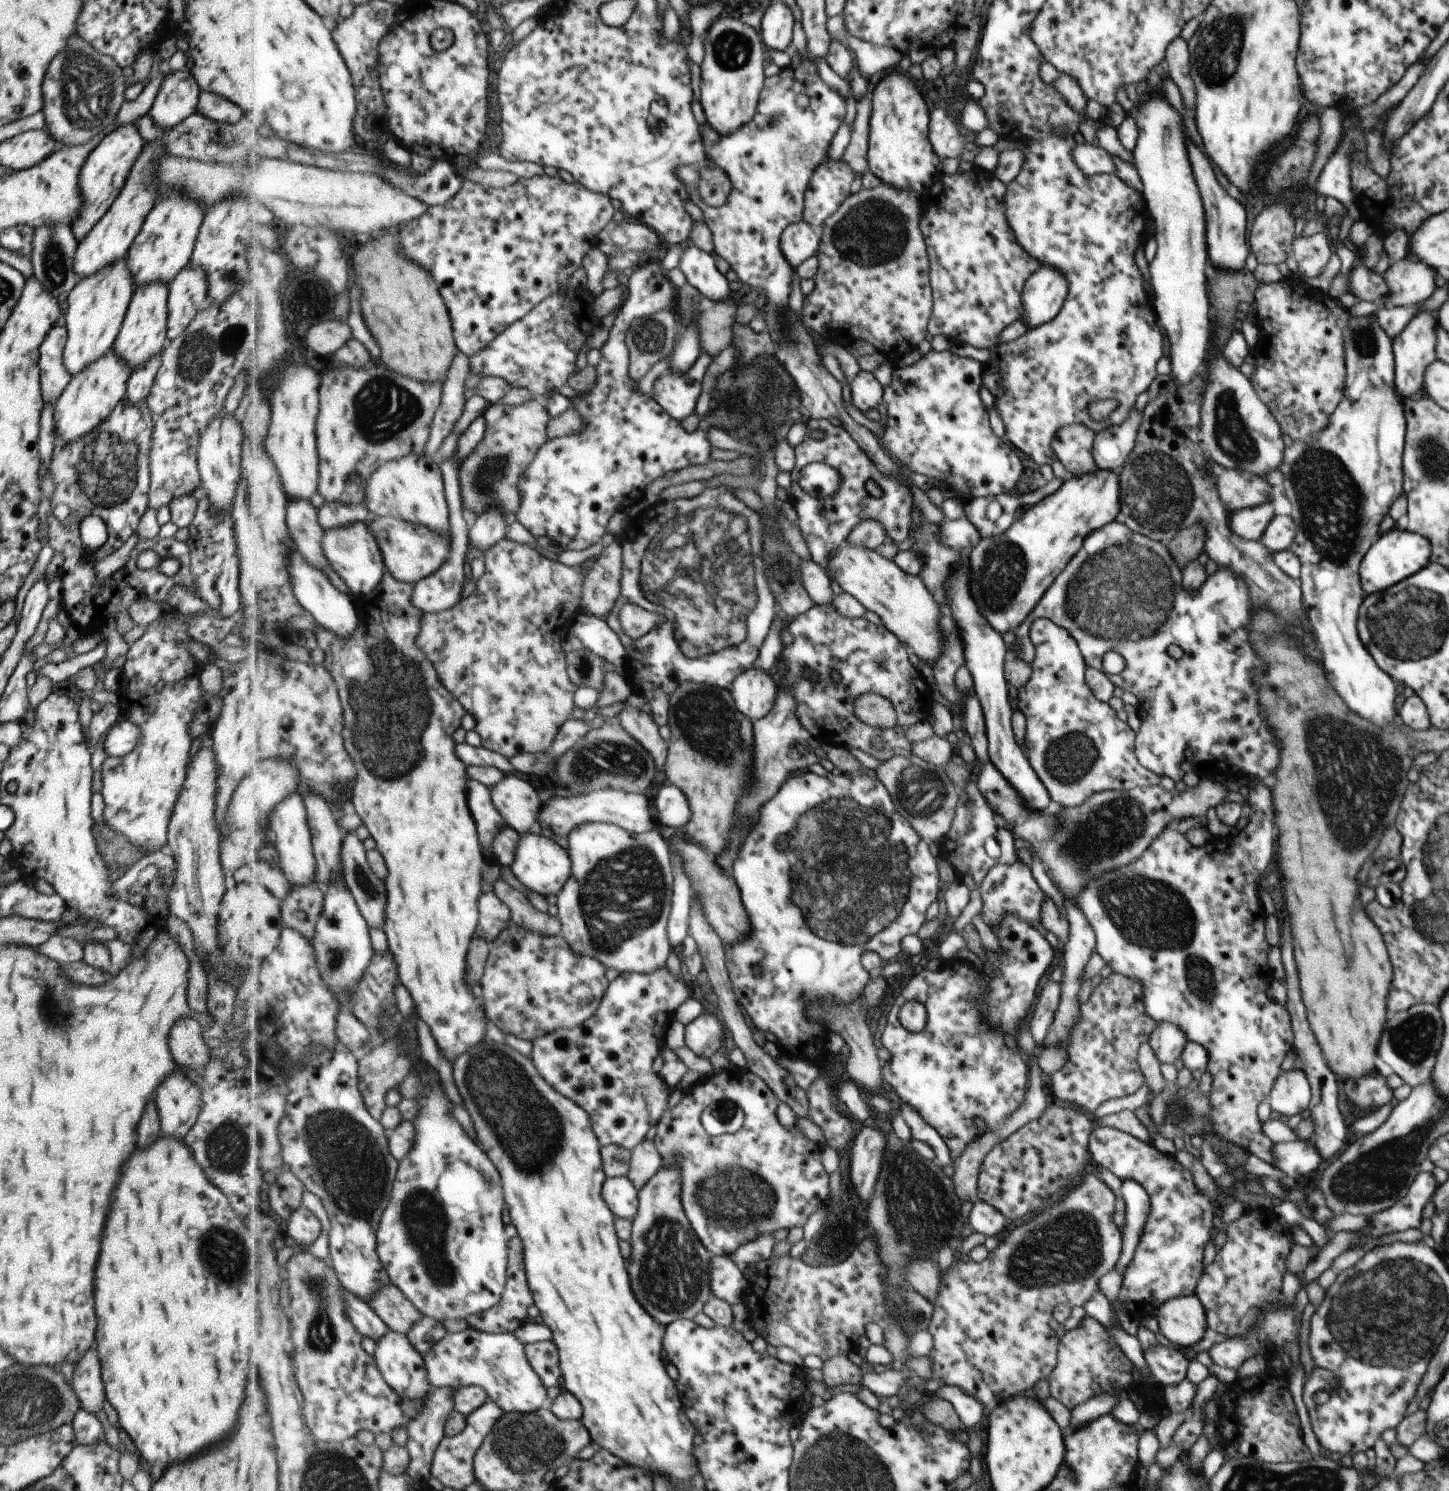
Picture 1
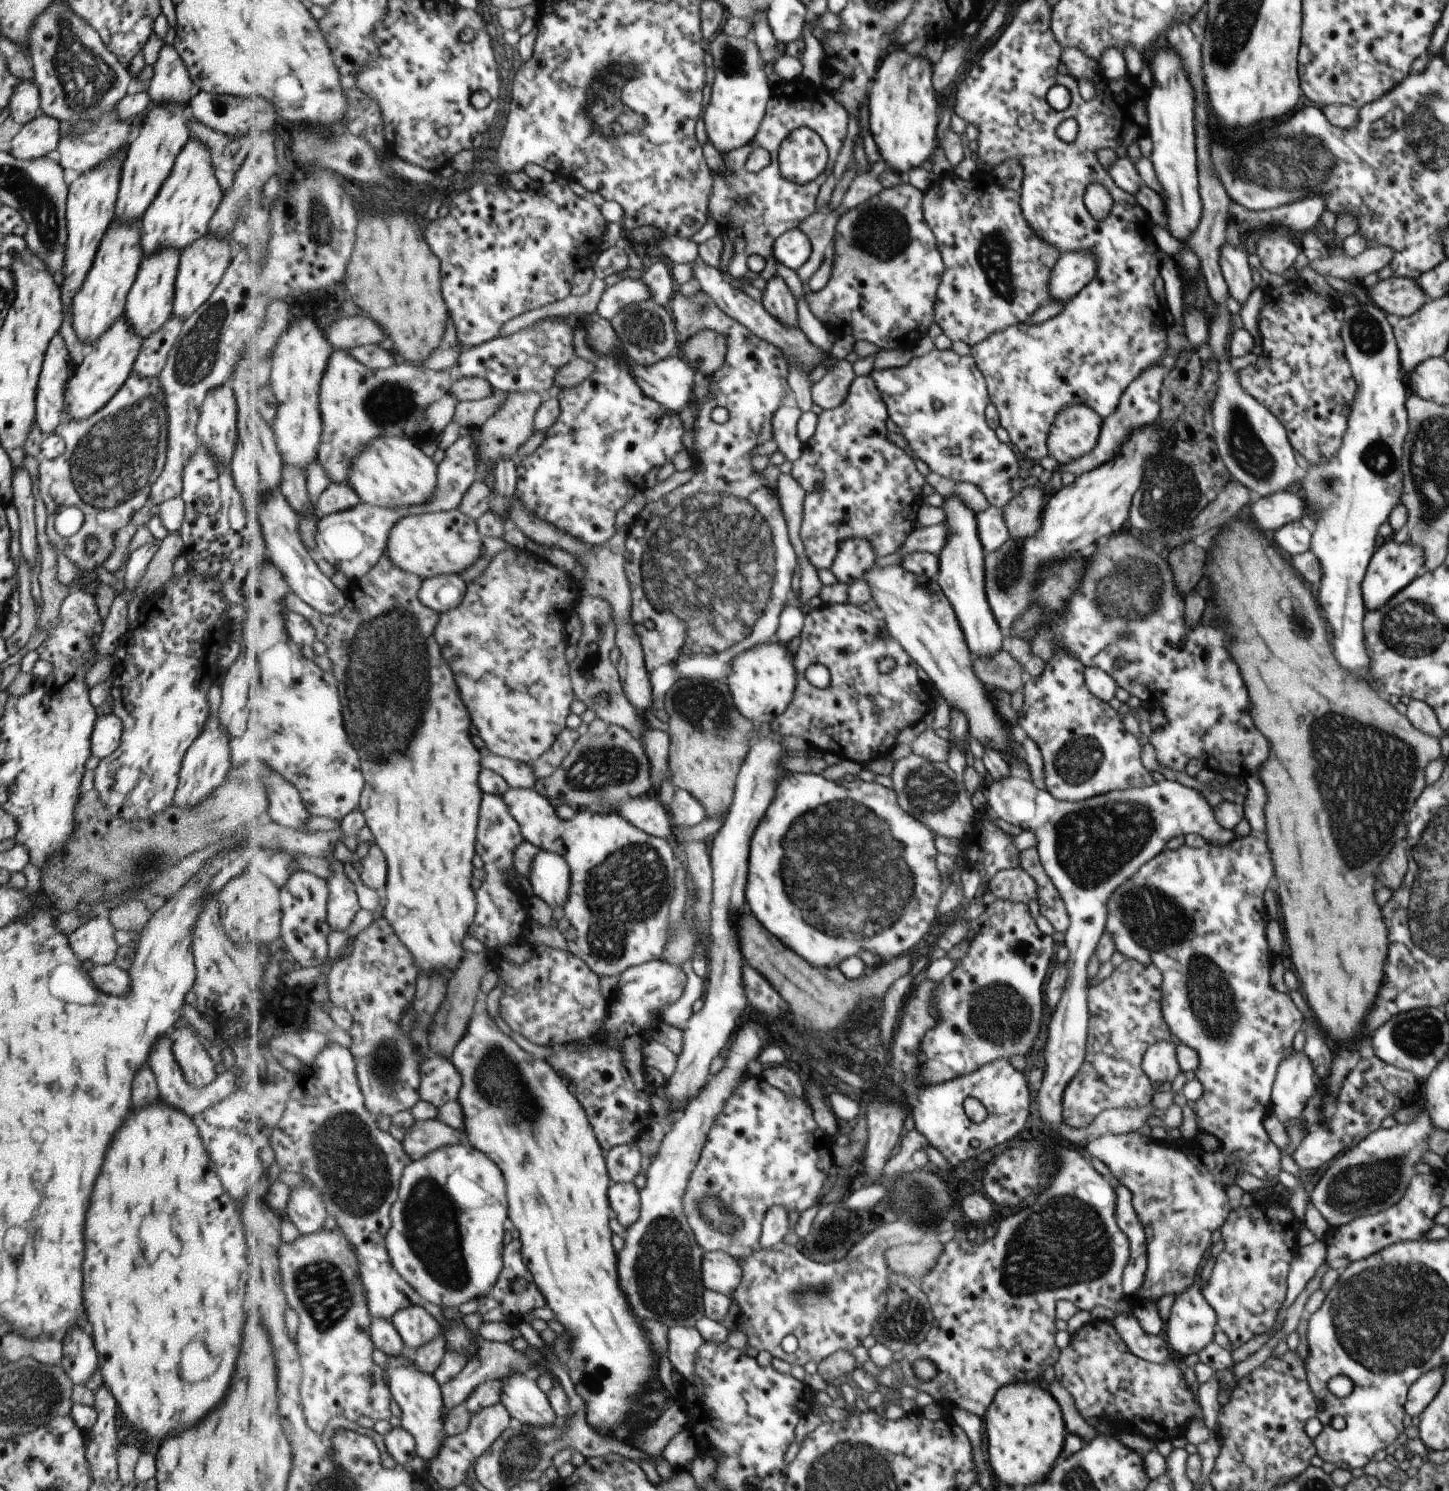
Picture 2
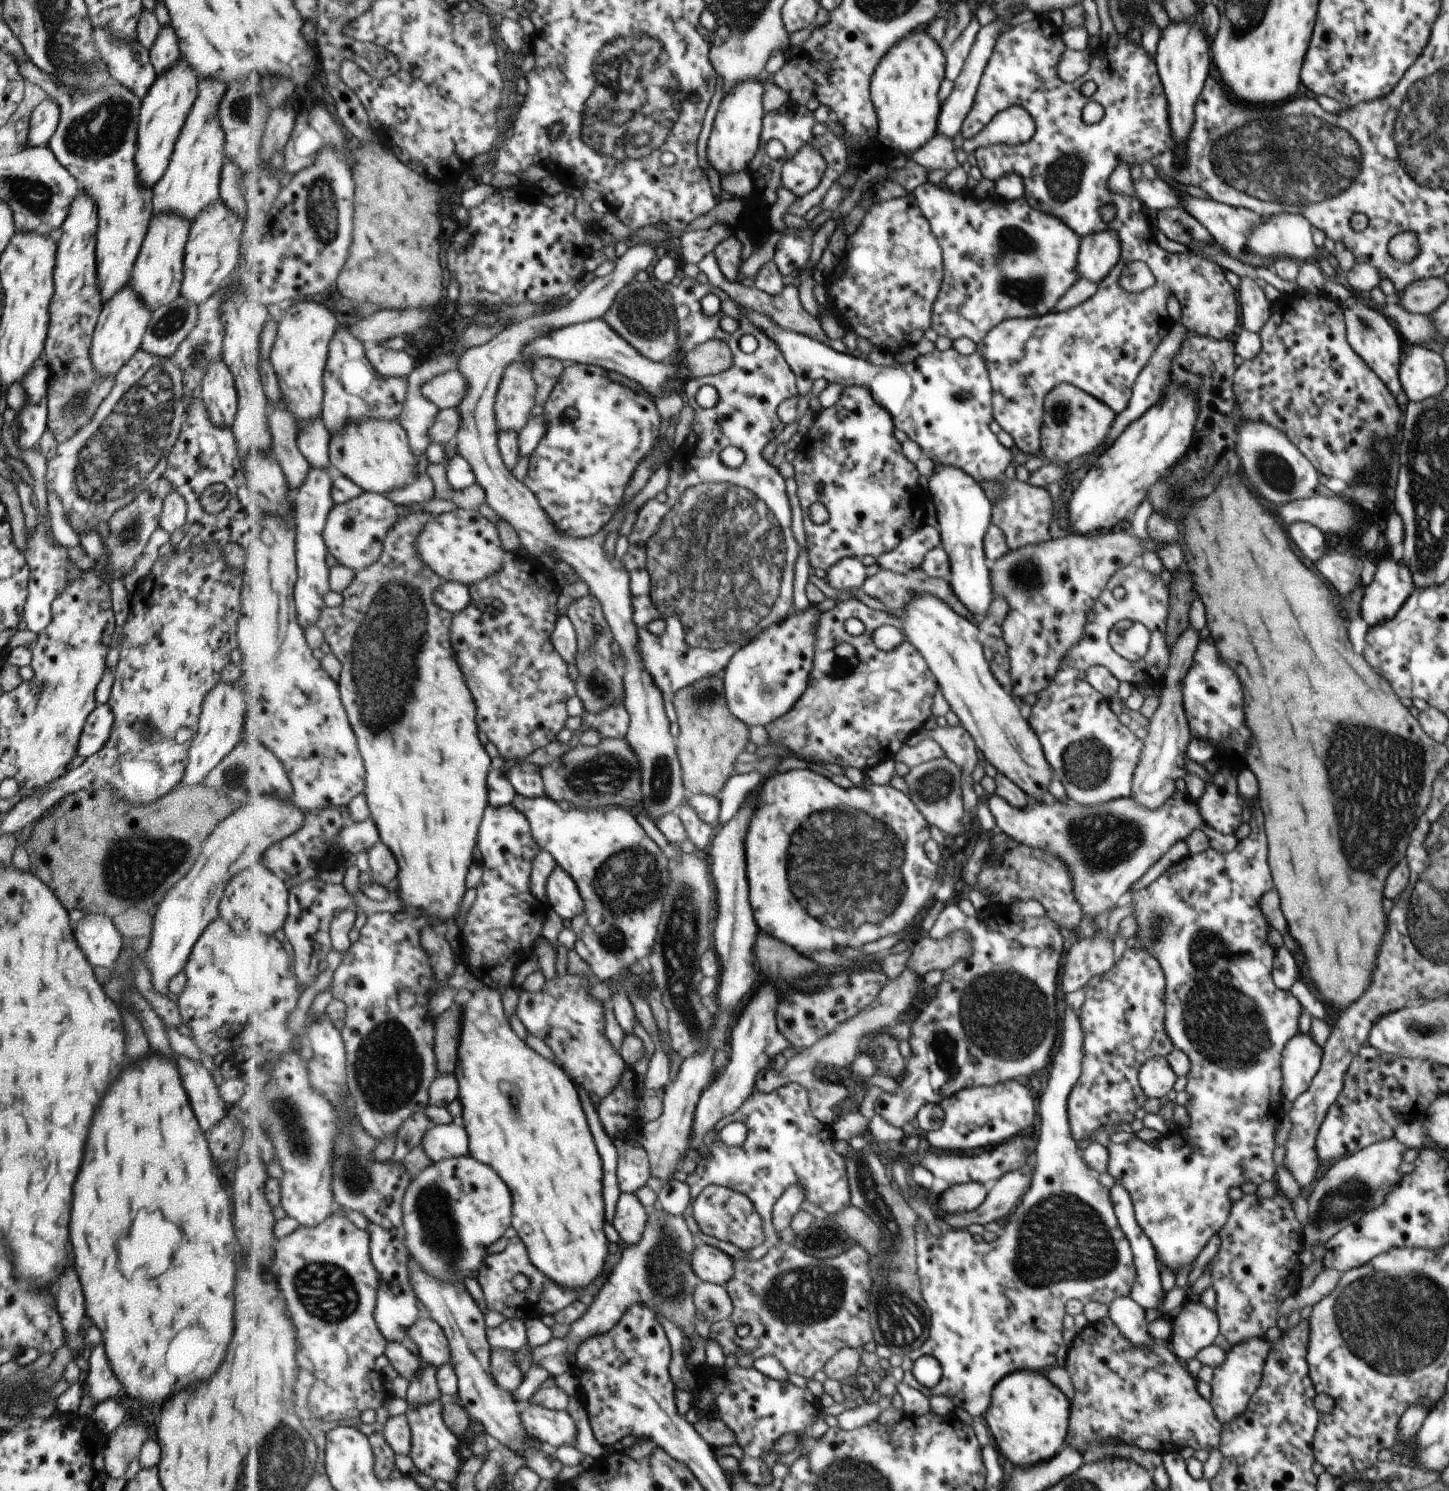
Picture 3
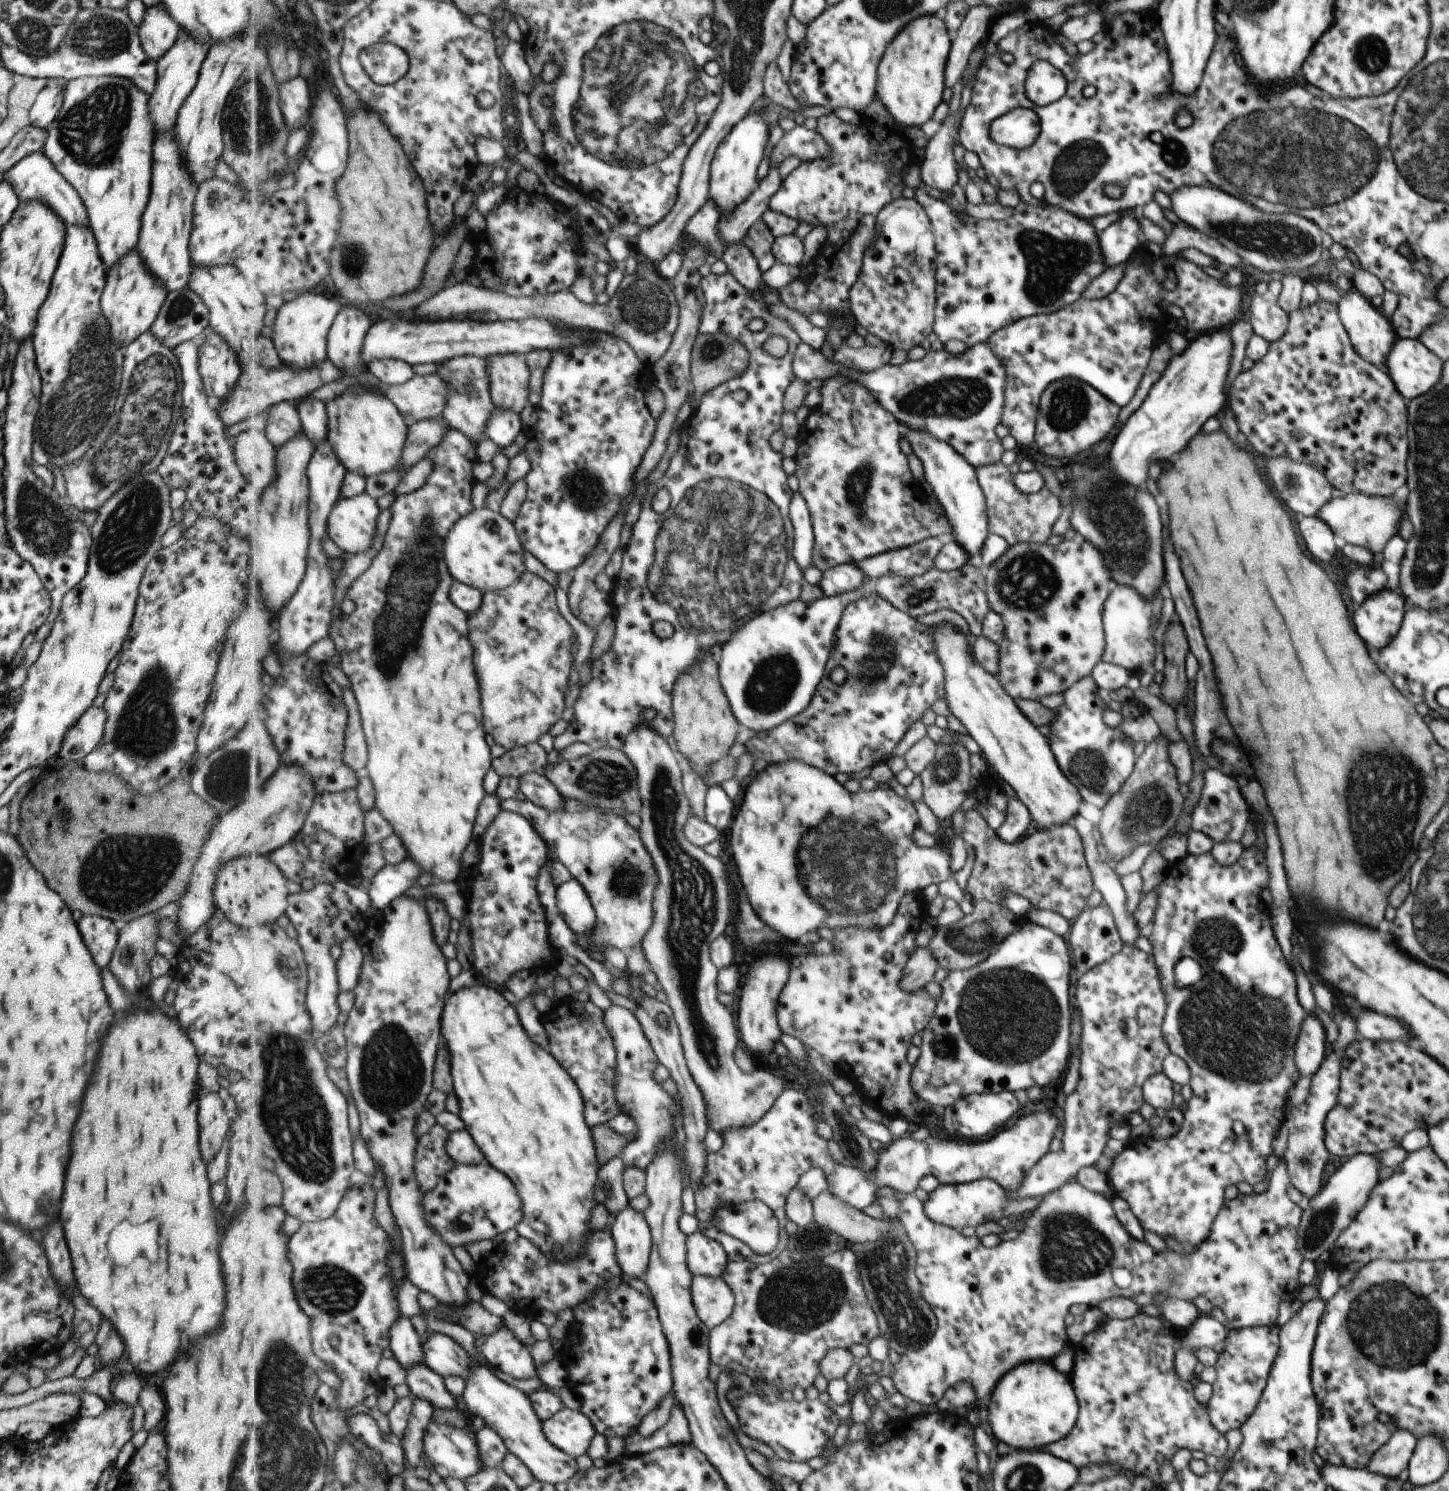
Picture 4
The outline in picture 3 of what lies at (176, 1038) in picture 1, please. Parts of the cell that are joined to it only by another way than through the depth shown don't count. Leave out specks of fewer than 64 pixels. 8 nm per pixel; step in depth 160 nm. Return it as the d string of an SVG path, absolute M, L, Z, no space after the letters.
M177 1056L179 1076L183 1088L189 1096L189 1104L193 1108L199 1129L206 1134L228 1112L228 1106L221 1102L217 1094L217 1082L212 1080L208 1072L199 1062L187 1056Z

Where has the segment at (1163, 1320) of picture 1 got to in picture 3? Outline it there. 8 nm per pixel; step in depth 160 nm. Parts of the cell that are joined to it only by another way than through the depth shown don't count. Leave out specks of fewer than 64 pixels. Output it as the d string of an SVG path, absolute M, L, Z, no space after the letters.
M1186 1300L1172 1316L1169 1346L1185 1364L1195 1358L1199 1350L1212 1344L1218 1334L1218 1320L1215 1312L1192 1300Z

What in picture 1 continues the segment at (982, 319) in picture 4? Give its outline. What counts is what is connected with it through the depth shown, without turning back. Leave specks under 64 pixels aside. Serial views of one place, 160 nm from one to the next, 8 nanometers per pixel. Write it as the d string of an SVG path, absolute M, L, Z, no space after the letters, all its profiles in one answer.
M991 172L941 174L936 184L931 190L936 204L927 202L925 216L920 220L920 231L929 240L928 280L933 280L933 304L937 304L933 308L933 320L929 320L929 334L943 335L950 342L976 349L988 349L997 344L1003 328L1022 318L1024 305L1020 292L1024 290L1024 282L1041 266L1040 260L1026 253L1016 241L1004 213L1006 185Z

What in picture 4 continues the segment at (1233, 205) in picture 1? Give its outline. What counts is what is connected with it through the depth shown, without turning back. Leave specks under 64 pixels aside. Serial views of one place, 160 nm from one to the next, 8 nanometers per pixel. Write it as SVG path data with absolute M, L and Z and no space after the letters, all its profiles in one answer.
M1252 294L1249 300L1250 325L1255 335L1268 343L1279 340L1287 331L1288 315L1271 297Z

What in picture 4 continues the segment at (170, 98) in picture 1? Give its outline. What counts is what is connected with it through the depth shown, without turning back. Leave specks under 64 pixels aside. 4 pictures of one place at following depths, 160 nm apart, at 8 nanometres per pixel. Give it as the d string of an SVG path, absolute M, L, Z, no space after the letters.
M161 3L144 8L138 28L138 40L151 60L157 60L173 44L180 32Z

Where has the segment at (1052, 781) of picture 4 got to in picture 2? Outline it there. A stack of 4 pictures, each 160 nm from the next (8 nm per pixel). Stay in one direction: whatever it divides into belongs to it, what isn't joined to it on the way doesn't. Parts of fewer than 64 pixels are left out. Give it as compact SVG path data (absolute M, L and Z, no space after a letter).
M903 565L874 566L865 573L864 579L870 584L874 600L878 606L878 614L887 622L889 634L900 641L908 653L916 660L918 668L923 672L927 682L937 690L939 696L949 708L958 710L965 715L968 726L968 738L975 738L977 742L991 750L997 751L1004 759L1005 754L1019 758L1020 744L1015 741L1011 727L998 715L996 706L984 684L979 680L972 668L972 654L969 652L967 641L957 620L955 610L949 604L940 585L933 578L925 575L915 576L903 568Z

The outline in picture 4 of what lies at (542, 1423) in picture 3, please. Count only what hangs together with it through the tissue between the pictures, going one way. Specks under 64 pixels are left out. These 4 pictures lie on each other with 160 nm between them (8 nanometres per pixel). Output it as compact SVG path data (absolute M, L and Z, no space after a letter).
M563 1407L543 1423L549 1440L575 1458L587 1454L591 1440L598 1433L592 1420L583 1411L574 1411L569 1407Z

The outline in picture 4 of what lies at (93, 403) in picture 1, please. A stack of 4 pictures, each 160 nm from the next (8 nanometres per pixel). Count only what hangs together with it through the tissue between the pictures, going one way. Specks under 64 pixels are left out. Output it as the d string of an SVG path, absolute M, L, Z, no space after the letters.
M133 248L131 251L126 252L121 258L120 262L115 267L106 269L104 280L104 287L100 294L100 309L110 330L110 339L114 340L114 344L121 348L123 342L131 342L136 339L142 332L148 330L151 323L155 320L161 304L168 290L147 270L147 267L142 263L142 258Z

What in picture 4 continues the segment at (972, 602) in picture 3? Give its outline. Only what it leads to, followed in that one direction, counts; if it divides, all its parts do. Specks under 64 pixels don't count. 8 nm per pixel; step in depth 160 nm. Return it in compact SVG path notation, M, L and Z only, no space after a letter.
M911 429L907 439L912 447L912 453L921 461L923 480L932 488L937 510L943 511L949 521L952 528L951 534L955 537L954 541L957 541L957 544L970 554L970 563L976 562L979 550L989 532L987 504L975 469L952 445L945 444L945 441L930 435L929 432Z

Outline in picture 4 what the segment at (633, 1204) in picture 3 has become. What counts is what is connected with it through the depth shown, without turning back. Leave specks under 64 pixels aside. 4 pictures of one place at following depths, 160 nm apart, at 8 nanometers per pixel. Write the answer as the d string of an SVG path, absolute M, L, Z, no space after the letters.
M632 1206L622 1210L614 1217L612 1235L622 1272L631 1278L644 1280L650 1267L654 1241L652 1228L644 1213Z

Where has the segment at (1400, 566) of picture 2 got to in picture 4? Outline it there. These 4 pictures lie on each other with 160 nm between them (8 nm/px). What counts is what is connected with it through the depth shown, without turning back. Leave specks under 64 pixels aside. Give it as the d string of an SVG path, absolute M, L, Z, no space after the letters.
M1385 588L1367 597L1353 614L1361 640L1380 651L1400 630L1404 611L1404 598L1398 589Z

